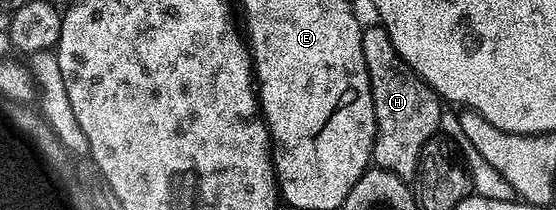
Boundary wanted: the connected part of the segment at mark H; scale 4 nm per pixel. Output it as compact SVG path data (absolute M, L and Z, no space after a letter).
M374 29L363 30L360 46L361 66L367 75L371 114L375 118L375 137L371 139L371 162L378 169L387 170L396 179L414 179L423 146L438 135L435 133L439 130L440 103L414 77L408 76L400 69L393 57L387 35L382 29Z

